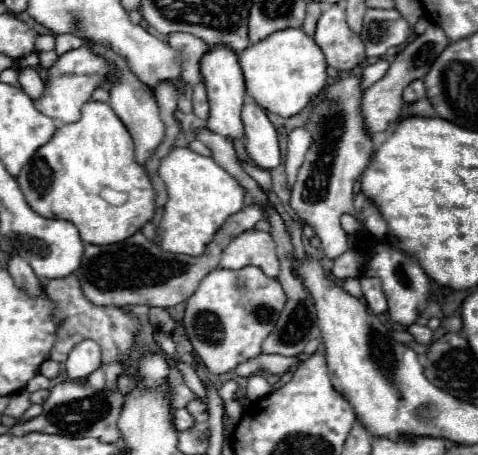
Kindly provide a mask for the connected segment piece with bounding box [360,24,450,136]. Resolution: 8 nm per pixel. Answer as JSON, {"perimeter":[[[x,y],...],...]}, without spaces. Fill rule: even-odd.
{"perimeter":[[[430,24],[428,30],[422,36],[416,36],[414,40],[410,40],[404,46],[404,50],[392,62],[392,68],[388,68],[386,76],[364,90],[364,96],[362,96],[362,102],[360,102],[360,114],[362,114],[362,120],[364,120],[364,128],[370,136],[376,134],[376,132],[388,130],[388,126],[394,124],[400,118],[400,112],[404,108],[404,100],[402,100],[404,88],[410,82],[414,82],[418,78],[424,78],[428,74],[428,66],[432,64],[432,60],[436,60],[436,56],[440,56],[440,52],[448,44],[450,44],[450,40],[446,38],[444,30],[436,24]]]}

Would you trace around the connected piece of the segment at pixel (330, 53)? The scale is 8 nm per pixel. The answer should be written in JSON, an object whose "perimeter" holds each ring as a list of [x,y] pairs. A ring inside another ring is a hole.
{"perimeter":[[[330,4],[320,16],[314,36],[316,44],[326,56],[328,66],[340,72],[350,72],[364,62],[364,44],[362,40],[354,38],[356,34],[348,30],[342,4]]]}

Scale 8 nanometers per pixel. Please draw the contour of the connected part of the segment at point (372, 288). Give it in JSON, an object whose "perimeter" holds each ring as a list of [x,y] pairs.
{"perimeter":[[[362,276],[360,282],[362,282],[362,294],[364,294],[364,300],[366,300],[368,308],[370,308],[374,314],[386,312],[386,296],[384,296],[384,292],[382,292],[380,280]]]}

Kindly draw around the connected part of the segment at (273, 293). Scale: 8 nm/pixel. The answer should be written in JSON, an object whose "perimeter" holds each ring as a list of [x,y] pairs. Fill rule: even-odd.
{"perimeter":[[[256,266],[240,270],[212,270],[188,298],[184,312],[186,336],[212,374],[226,374],[238,364],[256,358],[268,332],[274,330],[276,320],[286,304],[286,294],[276,278],[268,278]]]}

